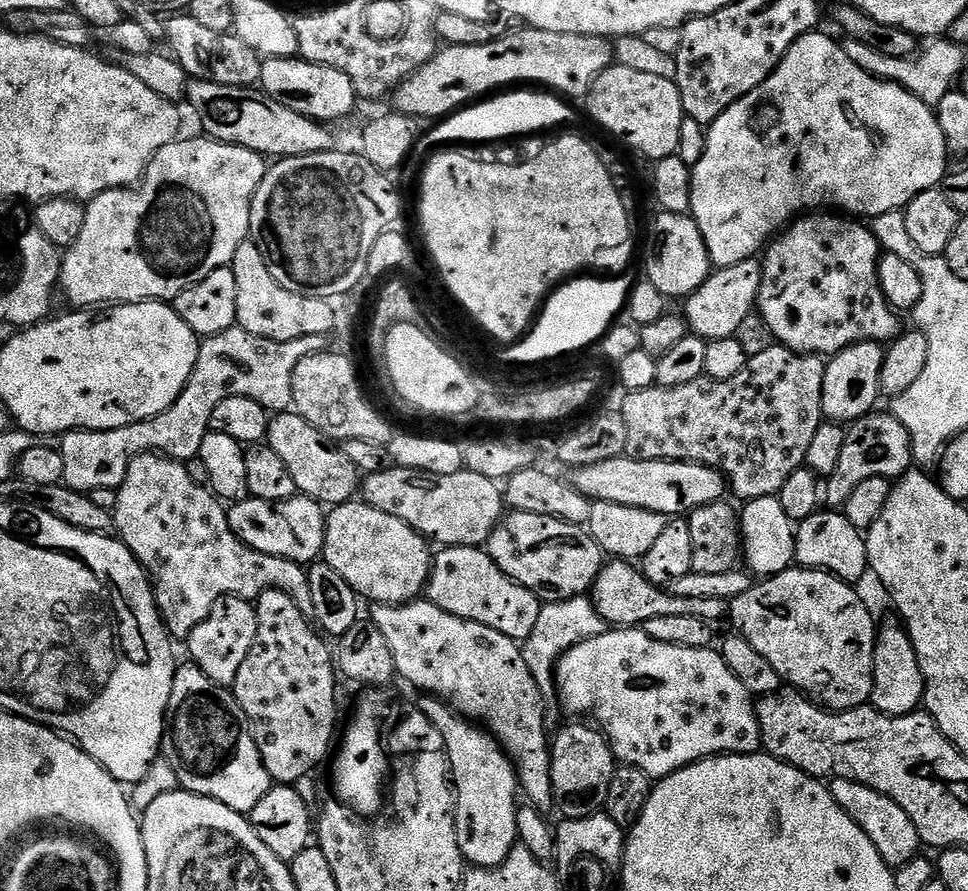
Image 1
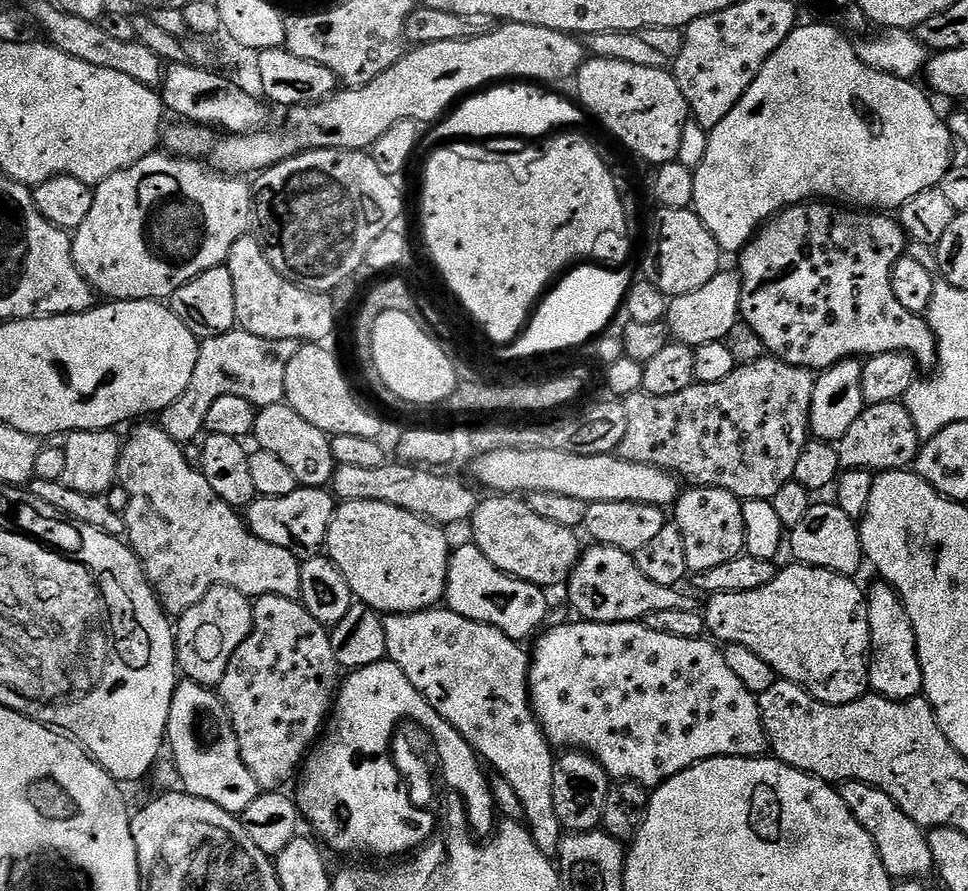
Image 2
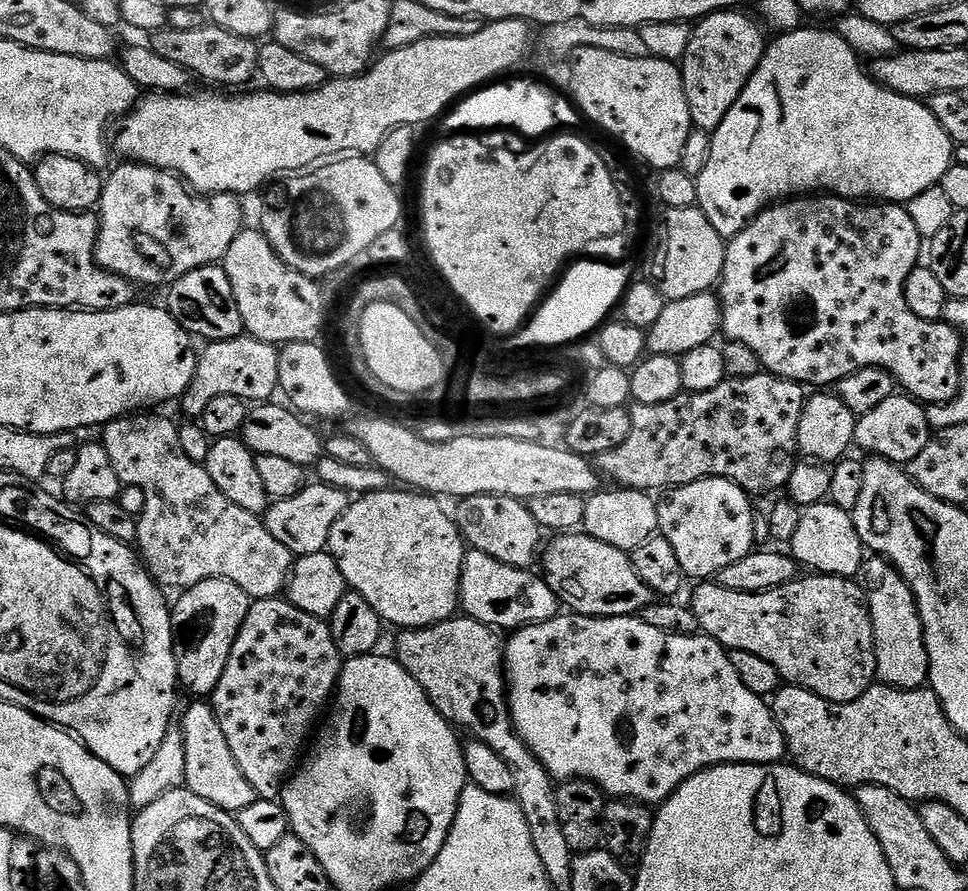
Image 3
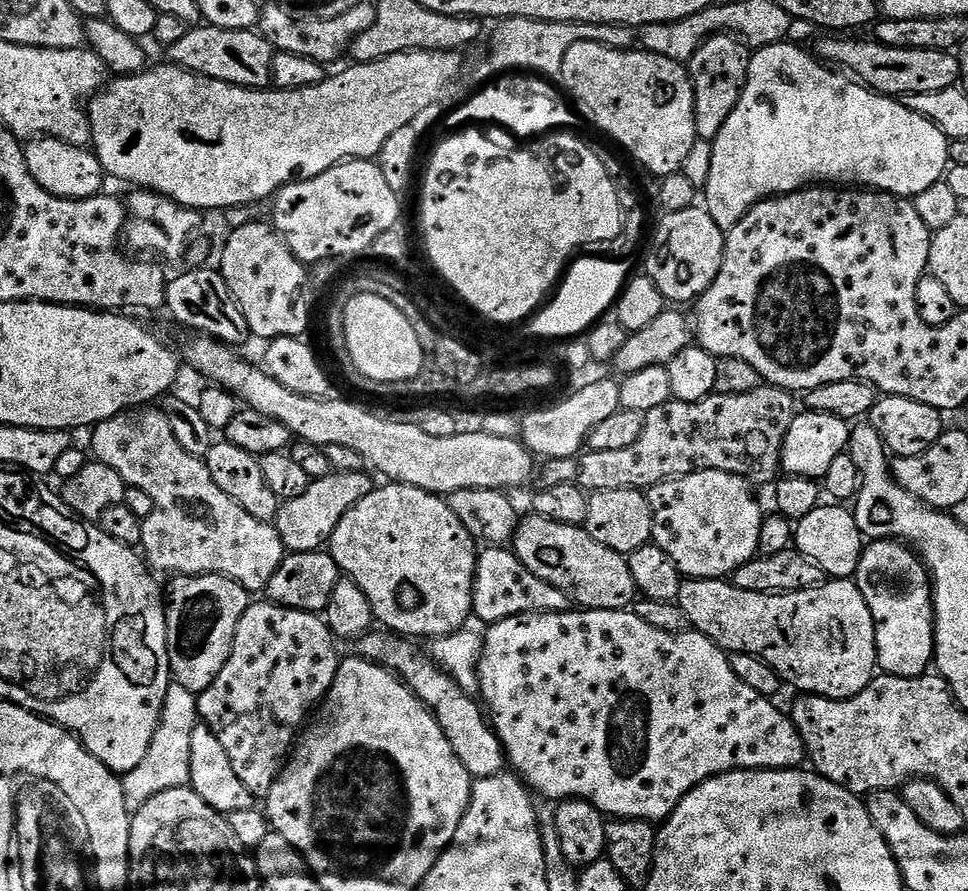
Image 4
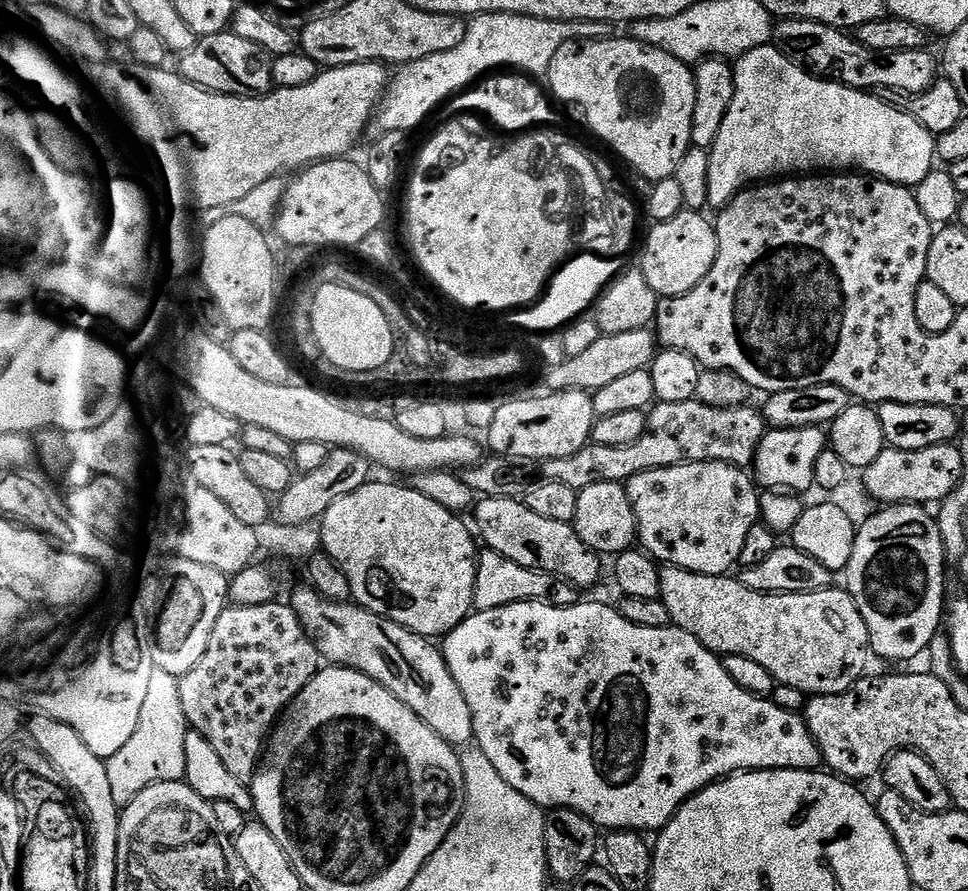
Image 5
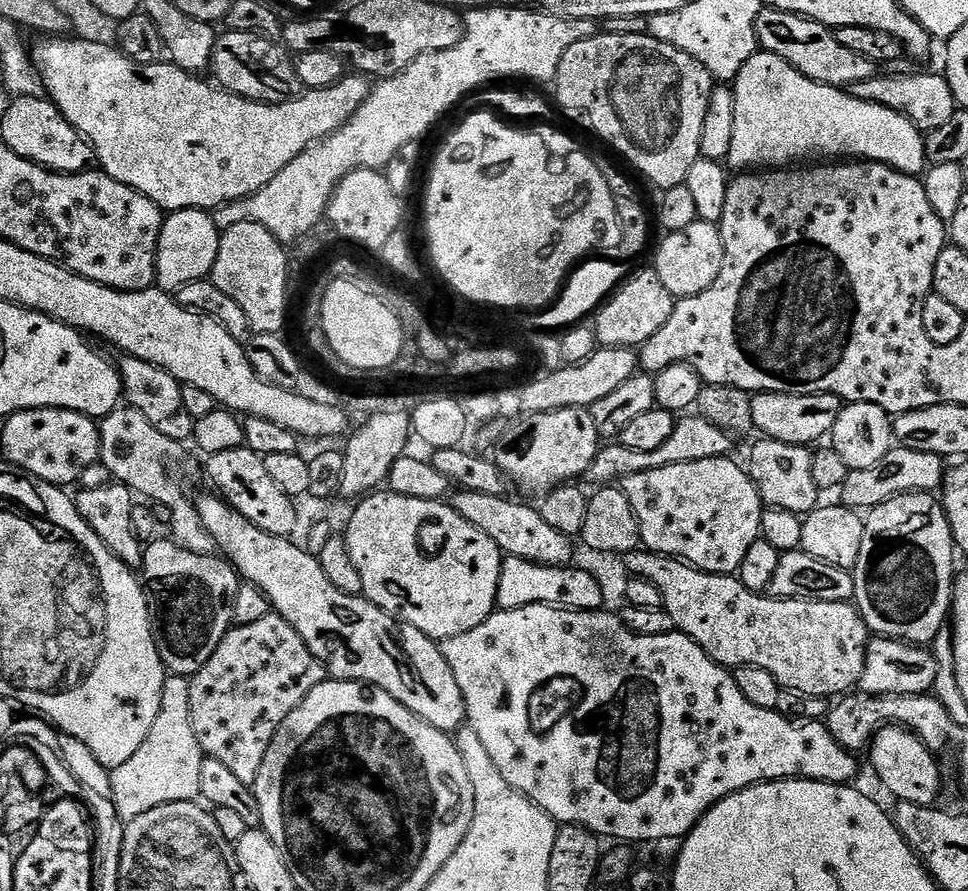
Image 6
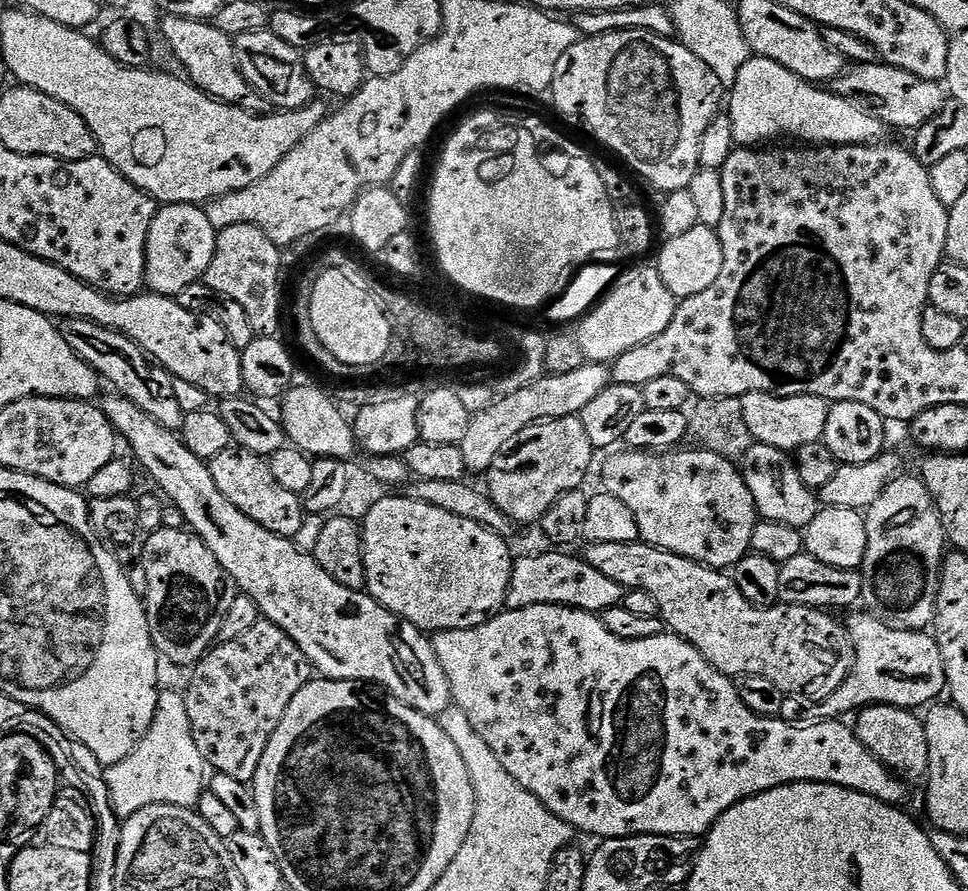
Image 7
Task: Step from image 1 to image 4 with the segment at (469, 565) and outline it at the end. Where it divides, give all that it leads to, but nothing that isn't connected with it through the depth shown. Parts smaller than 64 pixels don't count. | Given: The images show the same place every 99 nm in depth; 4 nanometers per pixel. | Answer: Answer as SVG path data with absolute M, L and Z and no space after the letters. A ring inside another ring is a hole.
M488 546L477 555L476 577L472 583L472 611L475 619L485 620L485 625L491 626L499 620L527 612L555 612L563 609L565 604L566 597L560 589L530 574L515 552L507 547Z

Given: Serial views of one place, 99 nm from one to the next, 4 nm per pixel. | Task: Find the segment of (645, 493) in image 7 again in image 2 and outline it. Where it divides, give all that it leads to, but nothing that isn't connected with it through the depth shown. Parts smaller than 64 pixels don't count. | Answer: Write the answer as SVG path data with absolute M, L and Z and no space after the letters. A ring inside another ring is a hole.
M692 486L681 491L680 499L674 505L674 523L678 530L682 530L682 543L686 545L689 573L714 570L714 566L722 566L722 562L730 562L730 558L742 555L746 538L743 509L743 503L737 496L721 488Z

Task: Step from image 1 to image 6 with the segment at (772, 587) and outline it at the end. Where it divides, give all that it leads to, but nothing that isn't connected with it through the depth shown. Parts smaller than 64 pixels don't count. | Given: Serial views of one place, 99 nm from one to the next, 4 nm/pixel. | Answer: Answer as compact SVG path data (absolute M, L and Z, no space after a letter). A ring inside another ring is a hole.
M637 550L622 557L624 568L632 578L654 582L662 594L664 609L674 618L676 631L689 636L705 654L723 668L735 670L754 666L774 674L781 689L797 688L804 698L840 698L859 685L868 653L870 633L851 603L817 600L777 600L768 594L751 592L735 575L719 576L685 564L674 556Z

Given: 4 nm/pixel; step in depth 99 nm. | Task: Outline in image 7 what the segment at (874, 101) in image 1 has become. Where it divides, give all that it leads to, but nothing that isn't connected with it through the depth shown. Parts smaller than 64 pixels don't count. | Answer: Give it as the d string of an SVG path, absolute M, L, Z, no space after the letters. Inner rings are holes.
M752 56L742 70L738 72L738 78L730 87L732 97L727 97L726 114L734 126L734 138L740 146L760 146L765 142L776 142L779 136L793 136L793 141L807 142L812 146L822 144L870 144L881 139L886 132L885 125L878 118L858 110L846 98L837 96L831 90L809 84L808 81L798 78L786 66L778 66L778 62L770 62L770 58Z

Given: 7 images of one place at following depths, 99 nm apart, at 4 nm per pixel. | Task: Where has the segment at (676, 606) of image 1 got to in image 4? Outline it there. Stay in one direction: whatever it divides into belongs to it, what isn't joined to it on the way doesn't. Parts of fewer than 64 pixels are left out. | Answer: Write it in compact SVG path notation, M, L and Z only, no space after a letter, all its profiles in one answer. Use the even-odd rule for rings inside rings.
M528 514L517 523L510 548L530 574L553 584L581 609L618 612L631 609L637 599L627 555L602 546L602 542L594 542L583 526L566 526L562 522L550 522L550 518Z

